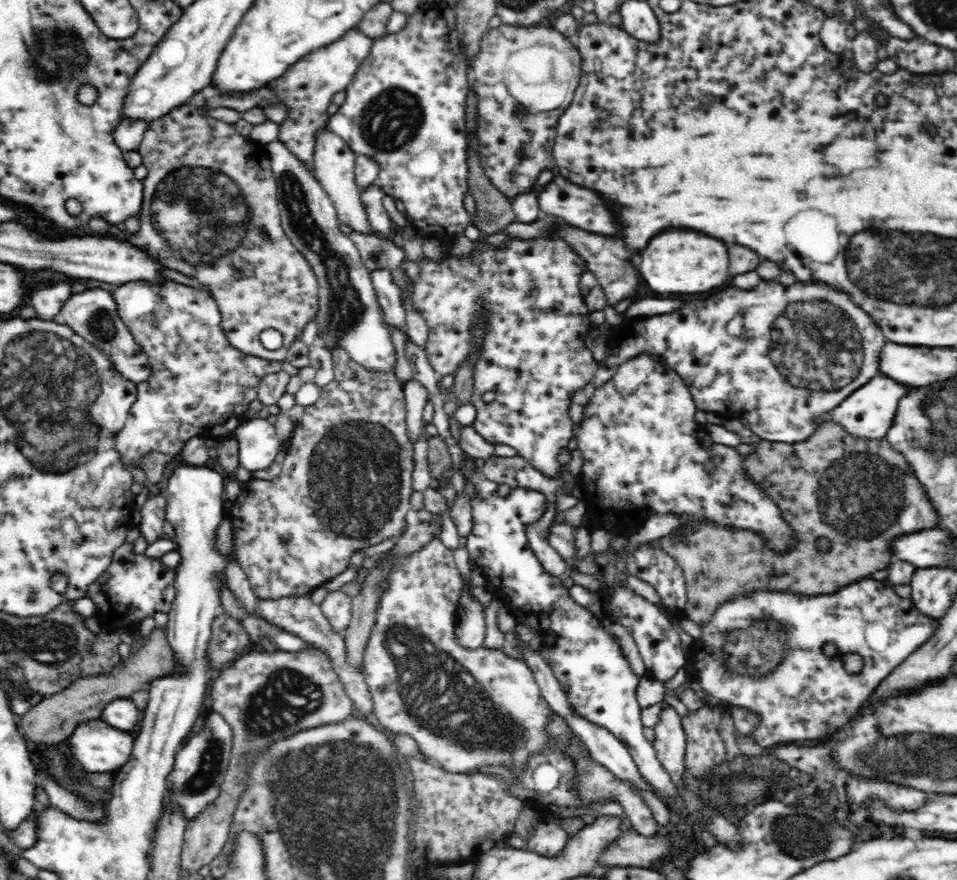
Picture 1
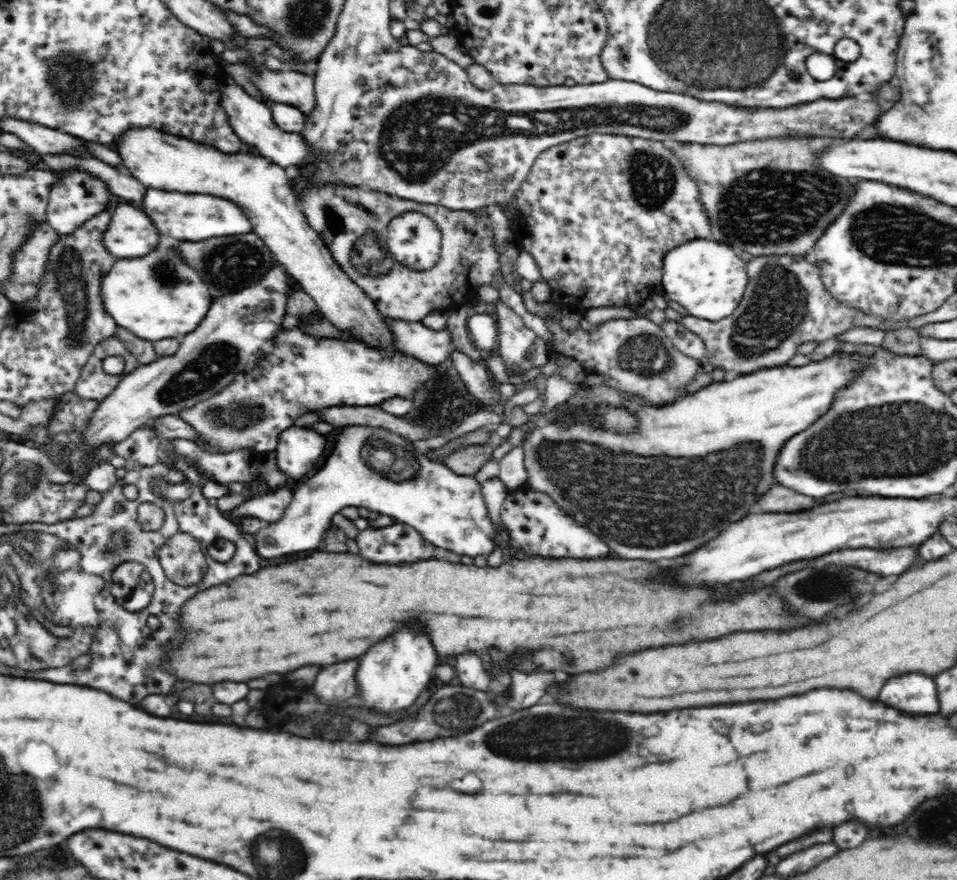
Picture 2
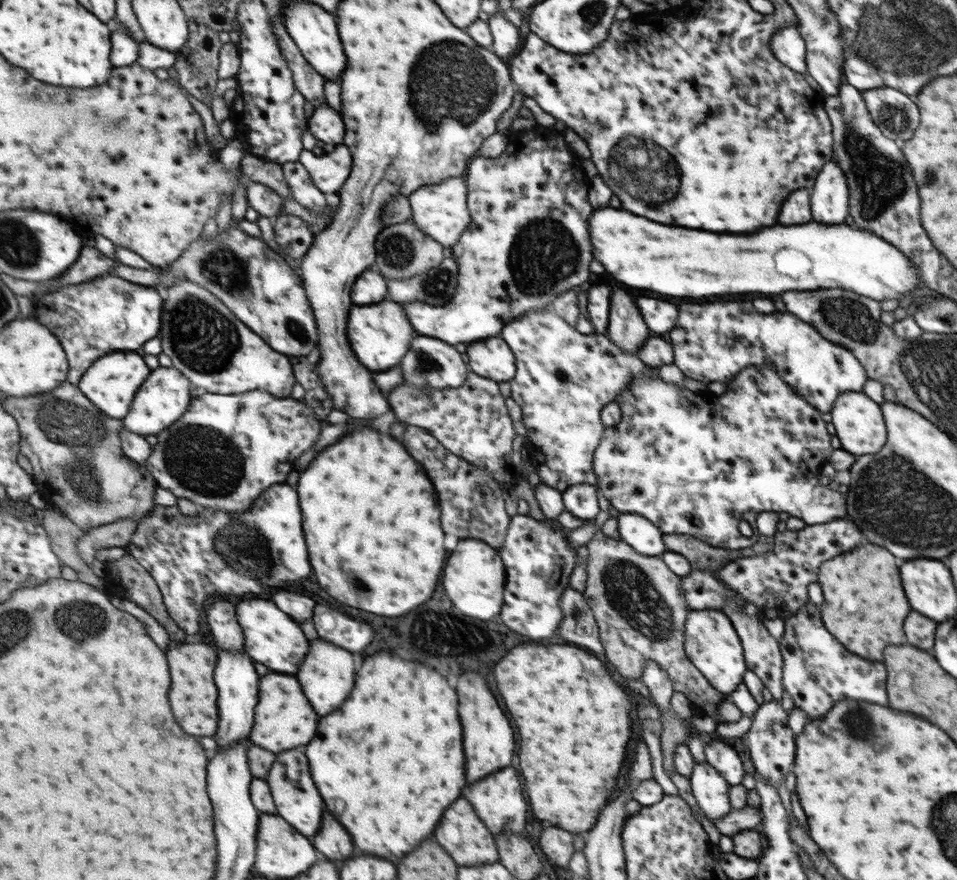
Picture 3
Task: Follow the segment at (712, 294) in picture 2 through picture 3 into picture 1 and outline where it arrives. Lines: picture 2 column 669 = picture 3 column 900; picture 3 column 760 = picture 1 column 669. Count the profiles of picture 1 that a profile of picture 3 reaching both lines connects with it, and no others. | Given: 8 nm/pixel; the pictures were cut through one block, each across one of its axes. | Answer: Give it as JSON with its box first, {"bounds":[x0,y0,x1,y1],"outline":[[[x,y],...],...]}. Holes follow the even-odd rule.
{"bounds":[640,232,730,294],"outline":[[[664,232],[662,236],[654,236],[650,244],[640,252],[640,274],[650,290],[660,294],[692,294],[692,292],[706,292],[716,286],[726,284],[730,278],[728,272],[728,252],[720,240],[710,236],[702,236],[700,232]]]}

